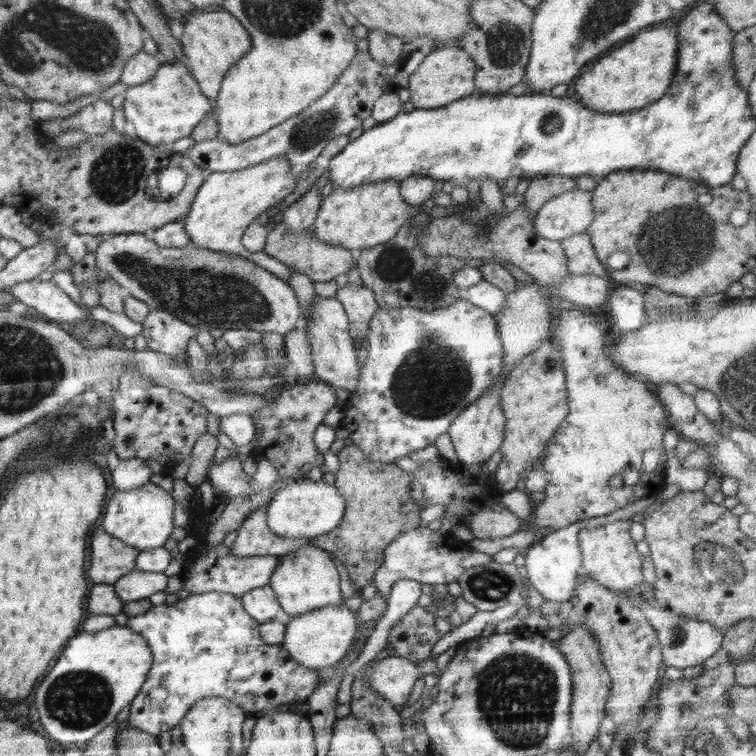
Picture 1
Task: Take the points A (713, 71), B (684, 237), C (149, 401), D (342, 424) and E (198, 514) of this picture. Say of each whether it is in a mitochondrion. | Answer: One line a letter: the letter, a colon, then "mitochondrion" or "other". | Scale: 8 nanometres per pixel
A: mitochondrion
B: mitochondrion
C: other
D: other
E: other

